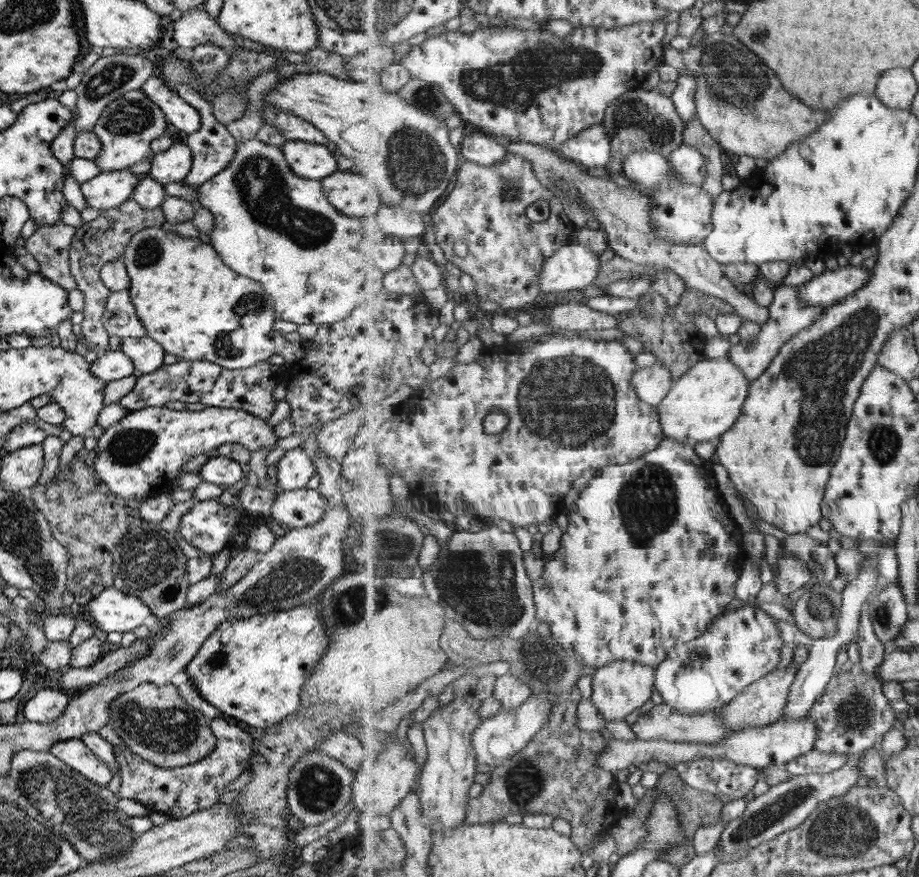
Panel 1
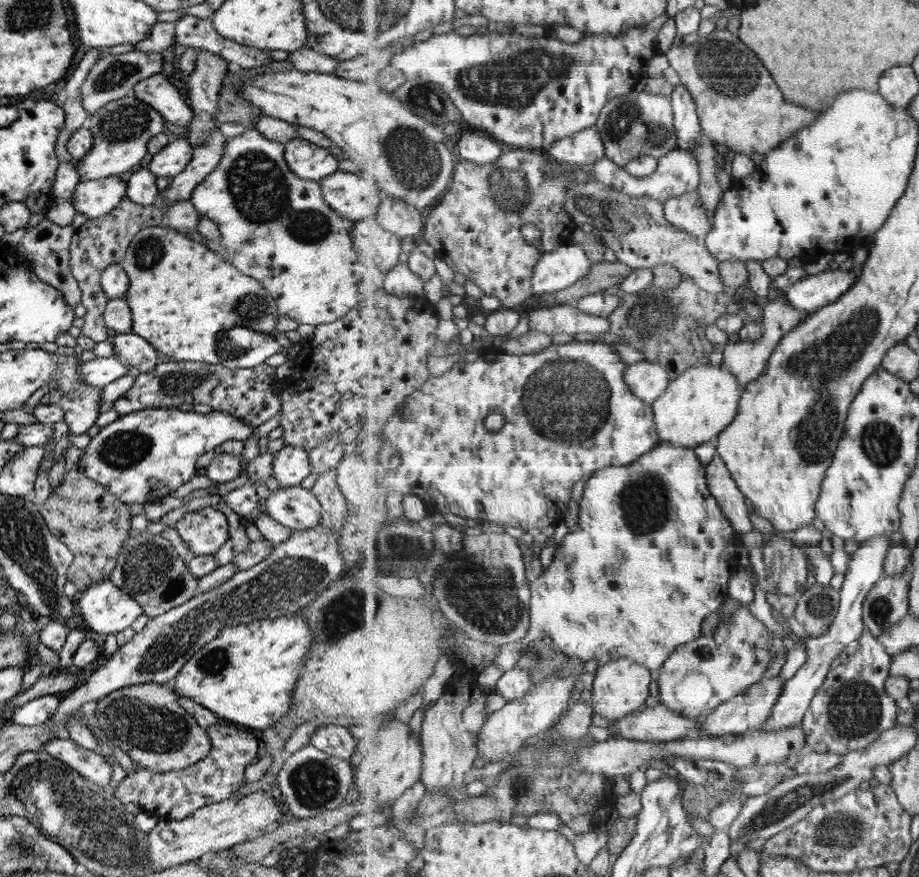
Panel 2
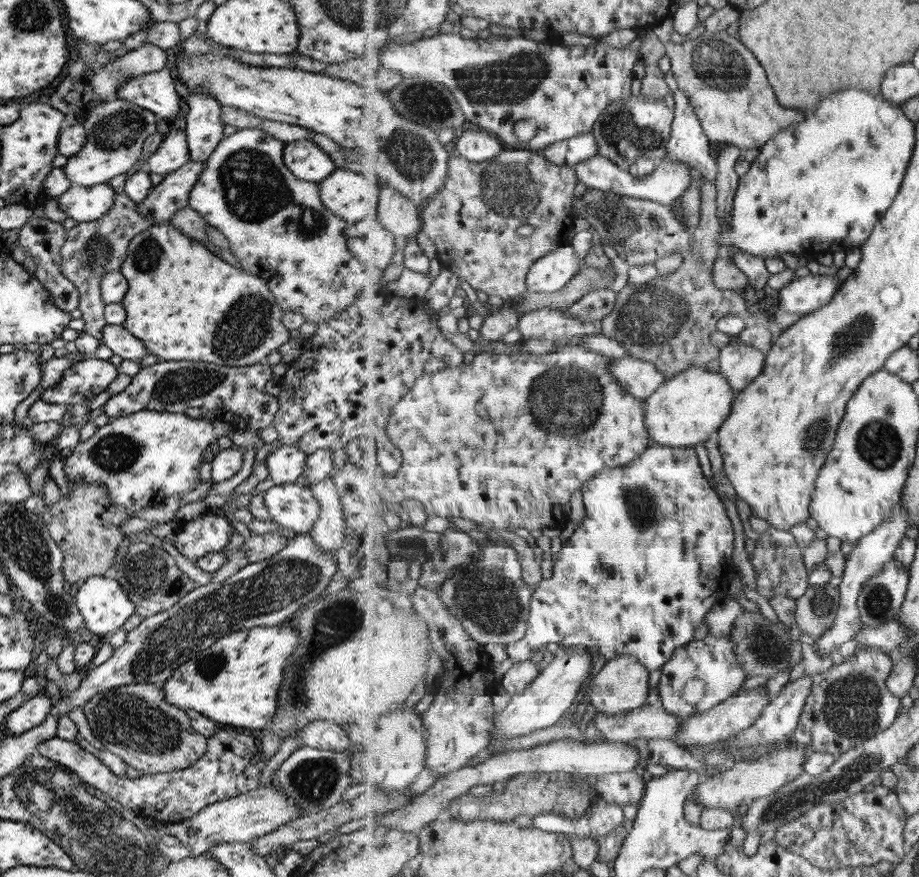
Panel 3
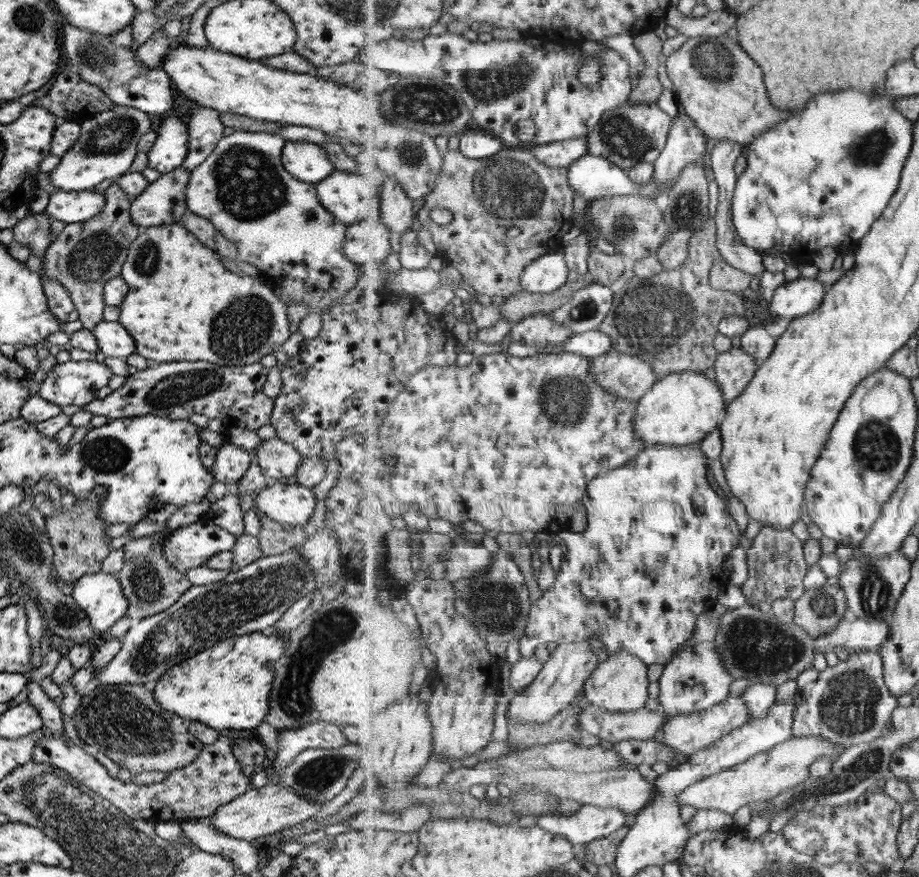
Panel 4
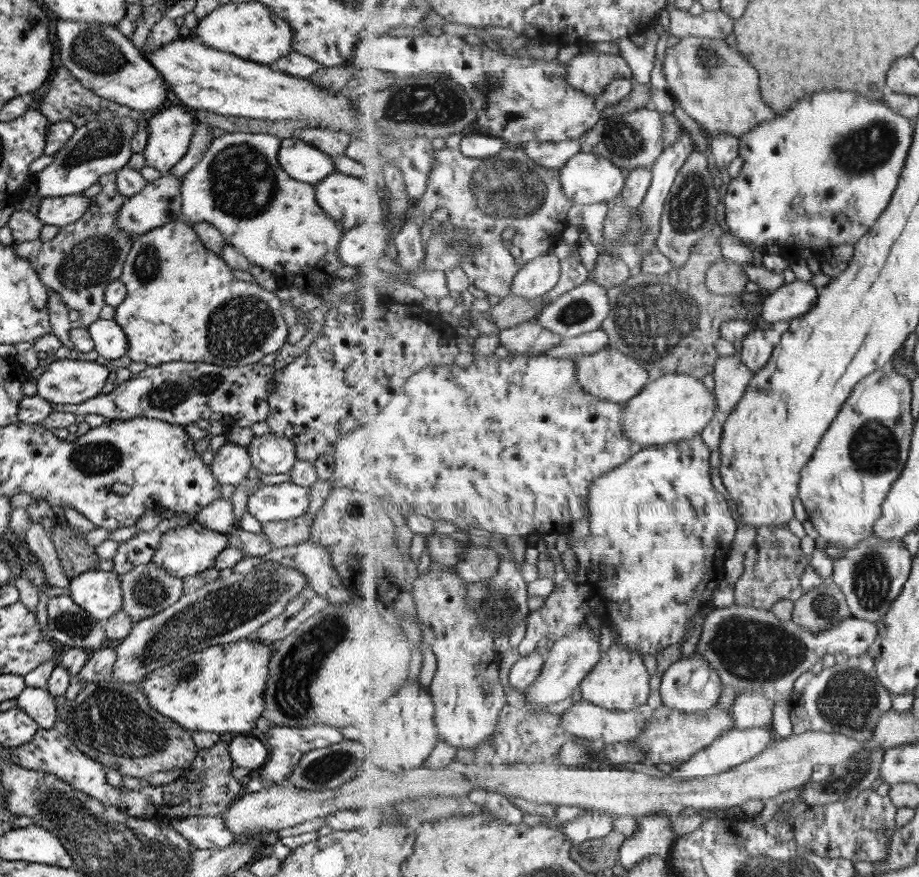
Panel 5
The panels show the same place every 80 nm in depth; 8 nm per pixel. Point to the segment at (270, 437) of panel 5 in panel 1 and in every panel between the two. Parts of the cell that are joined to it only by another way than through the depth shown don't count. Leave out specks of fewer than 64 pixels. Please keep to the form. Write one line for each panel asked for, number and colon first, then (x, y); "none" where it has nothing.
1: (293, 470)
2: (289, 466)
3: (284, 463)
4: (276, 459)

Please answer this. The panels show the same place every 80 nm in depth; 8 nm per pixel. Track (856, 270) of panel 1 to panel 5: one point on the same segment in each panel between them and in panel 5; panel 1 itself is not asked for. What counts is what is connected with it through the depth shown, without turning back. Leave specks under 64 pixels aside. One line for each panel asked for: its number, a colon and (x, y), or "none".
2: (811, 293)
3: (804, 295)
4: (797, 298)
5: (793, 300)

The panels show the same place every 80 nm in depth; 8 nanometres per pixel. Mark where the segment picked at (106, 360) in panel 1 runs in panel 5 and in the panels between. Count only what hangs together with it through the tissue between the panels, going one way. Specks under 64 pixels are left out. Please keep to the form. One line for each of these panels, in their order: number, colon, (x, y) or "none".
2: (100, 371)
3: (83, 380)
4: (69, 383)
5: (65, 381)

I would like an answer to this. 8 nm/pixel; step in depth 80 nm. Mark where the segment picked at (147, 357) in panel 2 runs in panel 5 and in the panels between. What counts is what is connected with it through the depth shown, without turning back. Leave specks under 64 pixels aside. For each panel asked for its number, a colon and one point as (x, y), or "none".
3: (115, 337)
4: (112, 339)
5: (109, 341)

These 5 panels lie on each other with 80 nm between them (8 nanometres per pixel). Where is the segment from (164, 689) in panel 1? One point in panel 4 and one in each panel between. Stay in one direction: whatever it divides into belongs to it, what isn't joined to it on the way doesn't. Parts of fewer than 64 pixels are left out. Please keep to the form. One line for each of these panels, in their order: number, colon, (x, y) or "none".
2: (145, 721)
3: (134, 722)
4: (131, 729)

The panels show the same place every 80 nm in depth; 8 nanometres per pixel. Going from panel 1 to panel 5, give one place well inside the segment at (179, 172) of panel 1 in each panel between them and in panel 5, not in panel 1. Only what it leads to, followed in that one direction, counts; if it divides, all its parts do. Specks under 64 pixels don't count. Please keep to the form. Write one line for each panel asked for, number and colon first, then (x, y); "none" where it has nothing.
2: (174, 156)
3: (171, 153)
4: (170, 146)
5: (169, 130)

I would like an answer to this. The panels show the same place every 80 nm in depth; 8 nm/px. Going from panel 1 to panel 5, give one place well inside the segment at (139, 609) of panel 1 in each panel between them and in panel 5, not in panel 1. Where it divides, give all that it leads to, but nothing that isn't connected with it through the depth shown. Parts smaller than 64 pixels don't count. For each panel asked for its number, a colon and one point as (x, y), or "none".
2: (105, 609)
3: (102, 603)
4: (98, 595)
5: (98, 592)

